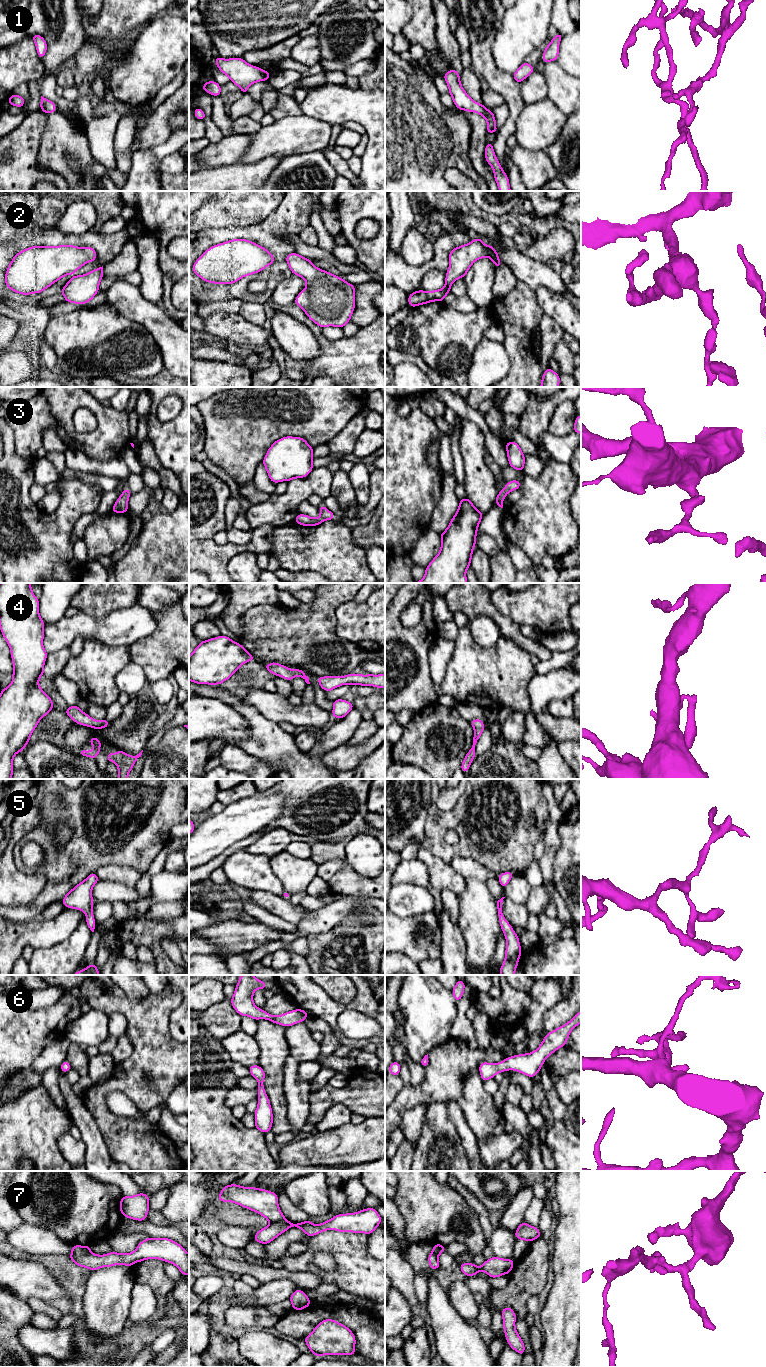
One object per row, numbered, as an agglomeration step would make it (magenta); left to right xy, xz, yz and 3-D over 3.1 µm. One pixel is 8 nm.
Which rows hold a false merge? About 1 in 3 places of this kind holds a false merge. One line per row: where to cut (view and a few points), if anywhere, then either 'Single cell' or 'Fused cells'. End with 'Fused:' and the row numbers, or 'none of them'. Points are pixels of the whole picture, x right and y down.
1: No split. Single cell
2: No split. Single cell
3: No split. Single cell
4: No split. Single cell
5: No split. Single cell
6: No split. Single cell
7: Split along xz (285, 1218), (270, 1223). Fused cells
Fused: 7

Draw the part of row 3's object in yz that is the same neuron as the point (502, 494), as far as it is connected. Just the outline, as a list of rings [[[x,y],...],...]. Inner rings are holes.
[[[512,480],[512,481],[507,482],[505,484],[505,488],[502,489],[498,493],[498,495],[495,499],[495,504],[498,505],[499,507],[503,508],[503,500],[506,497],[506,495],[511,491],[519,489],[520,485],[521,485],[521,481],[518,481],[518,480]]]

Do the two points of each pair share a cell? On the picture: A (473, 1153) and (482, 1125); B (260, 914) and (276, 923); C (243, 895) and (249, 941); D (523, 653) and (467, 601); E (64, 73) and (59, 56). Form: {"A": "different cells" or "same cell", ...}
{"A": "different cells", "B": "same cell", "C": "different cells", "D": "same cell", "E": "different cells"}

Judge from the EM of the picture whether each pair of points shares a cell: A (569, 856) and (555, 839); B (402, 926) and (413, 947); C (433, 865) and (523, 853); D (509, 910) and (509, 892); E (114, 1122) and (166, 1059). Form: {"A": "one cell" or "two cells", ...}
{"A": "two cells", "B": "one cell", "C": "two cells", "D": "two cells", "E": "one cell"}

